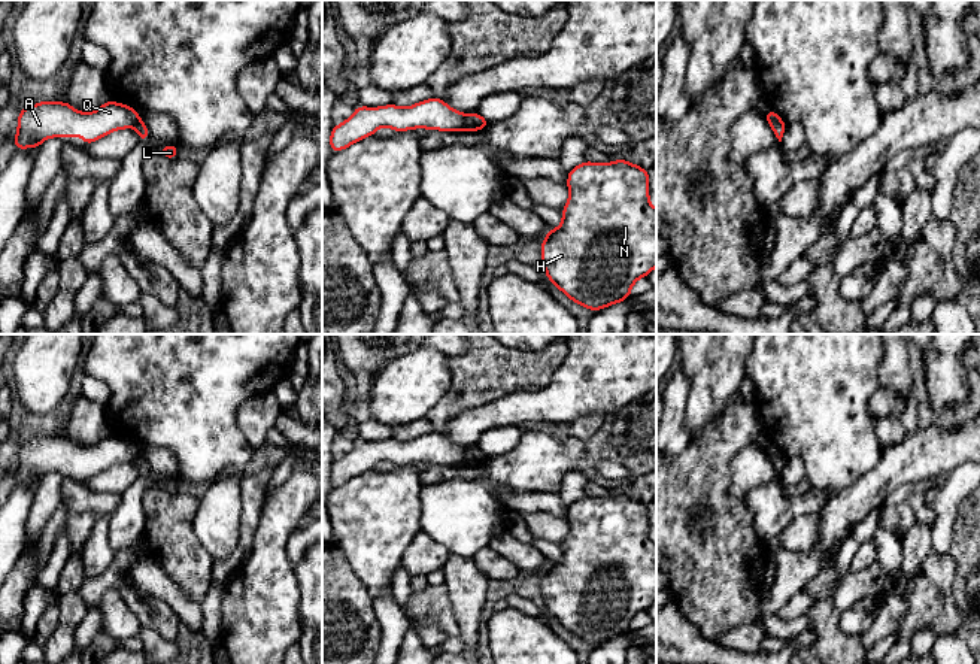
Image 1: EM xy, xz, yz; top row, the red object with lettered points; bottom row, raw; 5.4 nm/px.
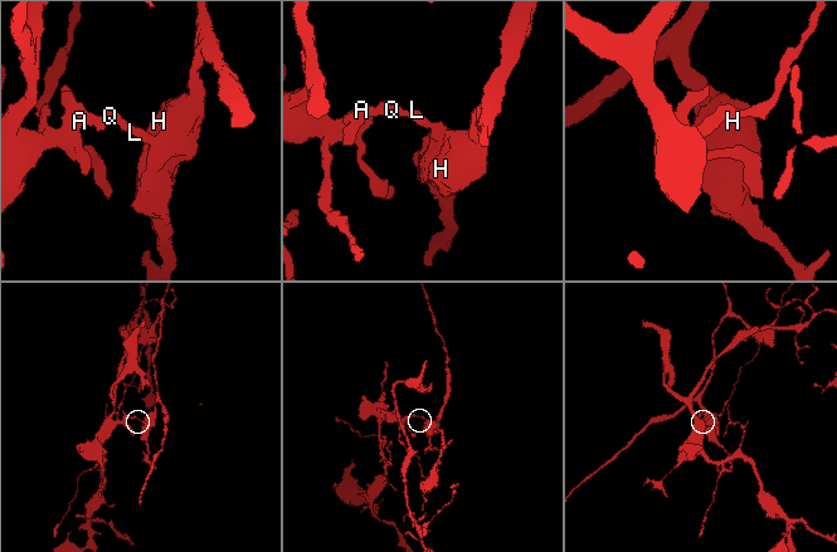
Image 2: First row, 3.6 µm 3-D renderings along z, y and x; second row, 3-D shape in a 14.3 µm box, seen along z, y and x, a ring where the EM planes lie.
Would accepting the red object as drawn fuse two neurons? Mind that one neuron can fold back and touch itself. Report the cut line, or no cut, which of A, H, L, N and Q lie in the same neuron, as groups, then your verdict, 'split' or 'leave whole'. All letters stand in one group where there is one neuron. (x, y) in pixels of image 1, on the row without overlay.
cut in xz along (469, 449), (464, 461); A Q / H L N; split

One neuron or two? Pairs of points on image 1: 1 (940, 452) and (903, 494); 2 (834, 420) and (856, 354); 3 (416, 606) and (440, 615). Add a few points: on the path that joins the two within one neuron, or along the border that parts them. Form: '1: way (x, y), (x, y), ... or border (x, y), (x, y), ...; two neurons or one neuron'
1: border (947, 473), (904, 482), (886, 500); two neurons
2: way (831, 403), (831, 379), (840, 370); one neuron
3: way (422, 606), (434, 609); one neuron

